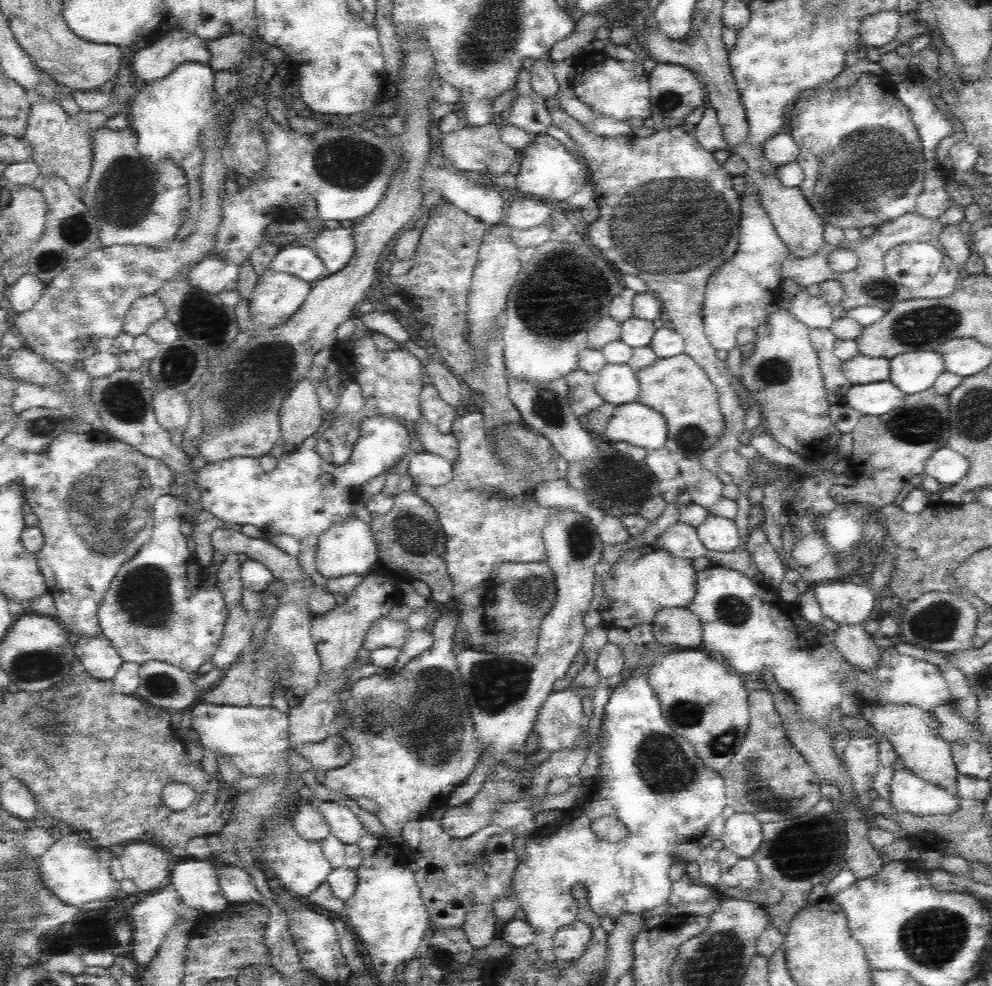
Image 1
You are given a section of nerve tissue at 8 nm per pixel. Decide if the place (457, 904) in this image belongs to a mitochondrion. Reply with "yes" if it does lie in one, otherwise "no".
no

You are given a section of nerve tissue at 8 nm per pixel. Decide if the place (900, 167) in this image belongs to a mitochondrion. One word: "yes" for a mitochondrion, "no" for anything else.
yes

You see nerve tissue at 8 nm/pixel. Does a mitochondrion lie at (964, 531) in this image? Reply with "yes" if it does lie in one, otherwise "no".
no

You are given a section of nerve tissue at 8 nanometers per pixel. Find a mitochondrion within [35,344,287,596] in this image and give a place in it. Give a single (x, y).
(102, 505)

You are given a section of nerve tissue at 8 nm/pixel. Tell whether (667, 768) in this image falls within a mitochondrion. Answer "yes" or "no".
yes

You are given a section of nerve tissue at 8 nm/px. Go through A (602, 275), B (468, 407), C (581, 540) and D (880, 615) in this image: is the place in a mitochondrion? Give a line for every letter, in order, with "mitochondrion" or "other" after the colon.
A: mitochondrion
B: other
C: mitochondrion
D: other

